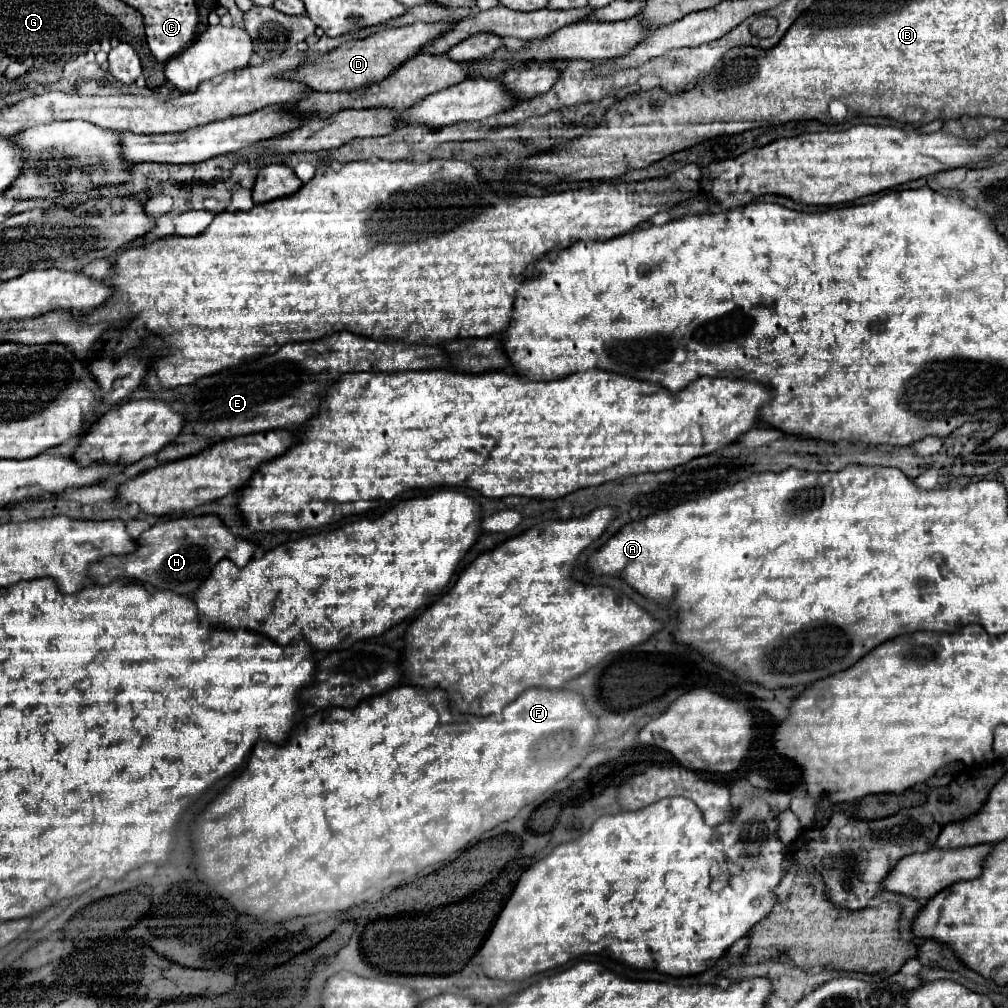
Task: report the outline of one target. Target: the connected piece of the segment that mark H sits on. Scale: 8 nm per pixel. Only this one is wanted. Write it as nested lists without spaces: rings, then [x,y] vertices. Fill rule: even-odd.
[[[205,514],[193,518],[173,518],[151,526],[139,538],[139,550],[125,556],[107,556],[105,560],[91,566],[91,580],[95,584],[109,584],[113,578],[133,578],[155,588],[173,590],[177,594],[193,596],[211,570],[223,558],[229,558],[239,568],[245,566],[257,548],[257,542],[233,536],[233,532],[223,524],[219,516]]]

